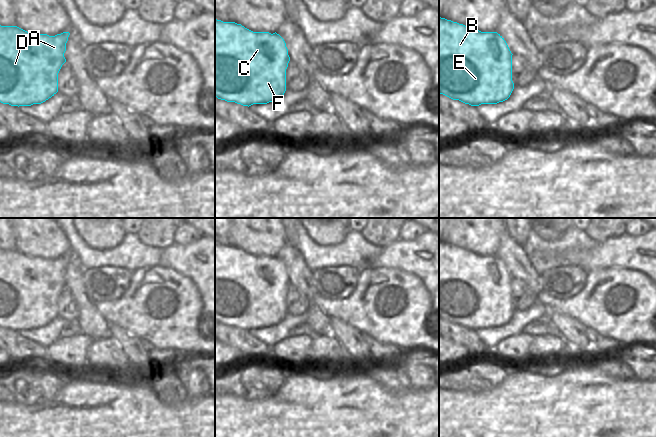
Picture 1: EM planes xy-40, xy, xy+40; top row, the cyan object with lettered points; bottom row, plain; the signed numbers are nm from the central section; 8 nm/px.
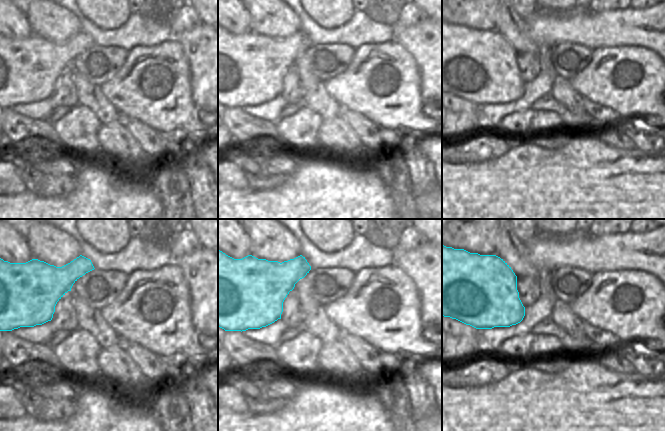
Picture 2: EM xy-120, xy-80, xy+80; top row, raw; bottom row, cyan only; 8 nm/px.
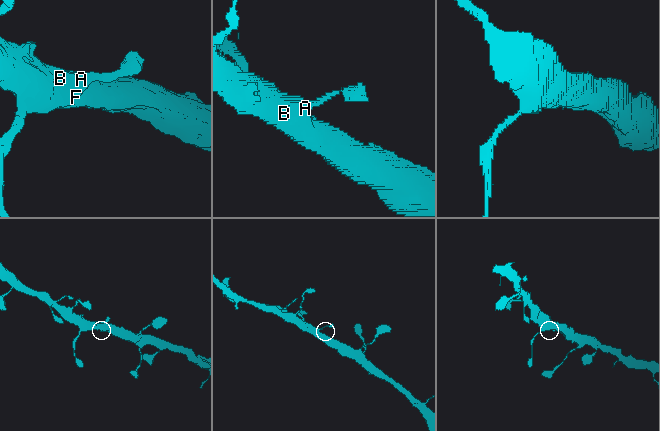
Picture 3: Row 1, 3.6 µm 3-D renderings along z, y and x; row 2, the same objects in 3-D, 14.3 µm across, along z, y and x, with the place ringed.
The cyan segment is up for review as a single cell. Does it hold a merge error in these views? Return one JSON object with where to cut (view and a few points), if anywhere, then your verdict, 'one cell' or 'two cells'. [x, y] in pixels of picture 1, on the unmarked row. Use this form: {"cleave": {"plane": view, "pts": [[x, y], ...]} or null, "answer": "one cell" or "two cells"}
{"cleave": null, "answer": "one cell"}

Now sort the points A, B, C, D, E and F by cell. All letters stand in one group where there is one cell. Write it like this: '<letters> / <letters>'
A B C D E F

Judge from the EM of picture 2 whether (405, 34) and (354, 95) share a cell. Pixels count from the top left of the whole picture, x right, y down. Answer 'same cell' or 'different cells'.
different cells

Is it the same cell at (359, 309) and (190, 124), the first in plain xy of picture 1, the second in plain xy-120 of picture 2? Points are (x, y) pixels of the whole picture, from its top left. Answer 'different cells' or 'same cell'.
same cell

